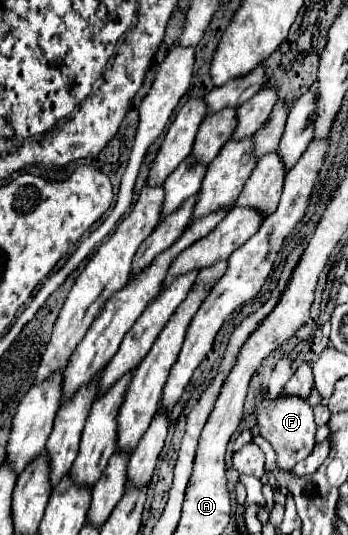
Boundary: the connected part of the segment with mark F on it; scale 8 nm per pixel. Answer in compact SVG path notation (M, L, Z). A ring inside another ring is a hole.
M267 393L259 395L255 399L255 417L257 417L257 427L259 435L267 439L275 453L277 453L277 465L279 469L289 469L297 465L301 459L309 457L313 447L315 447L315 431L317 425L313 421L313 409L307 403L307 399L293 397L293 395L279 395L271 399Z

